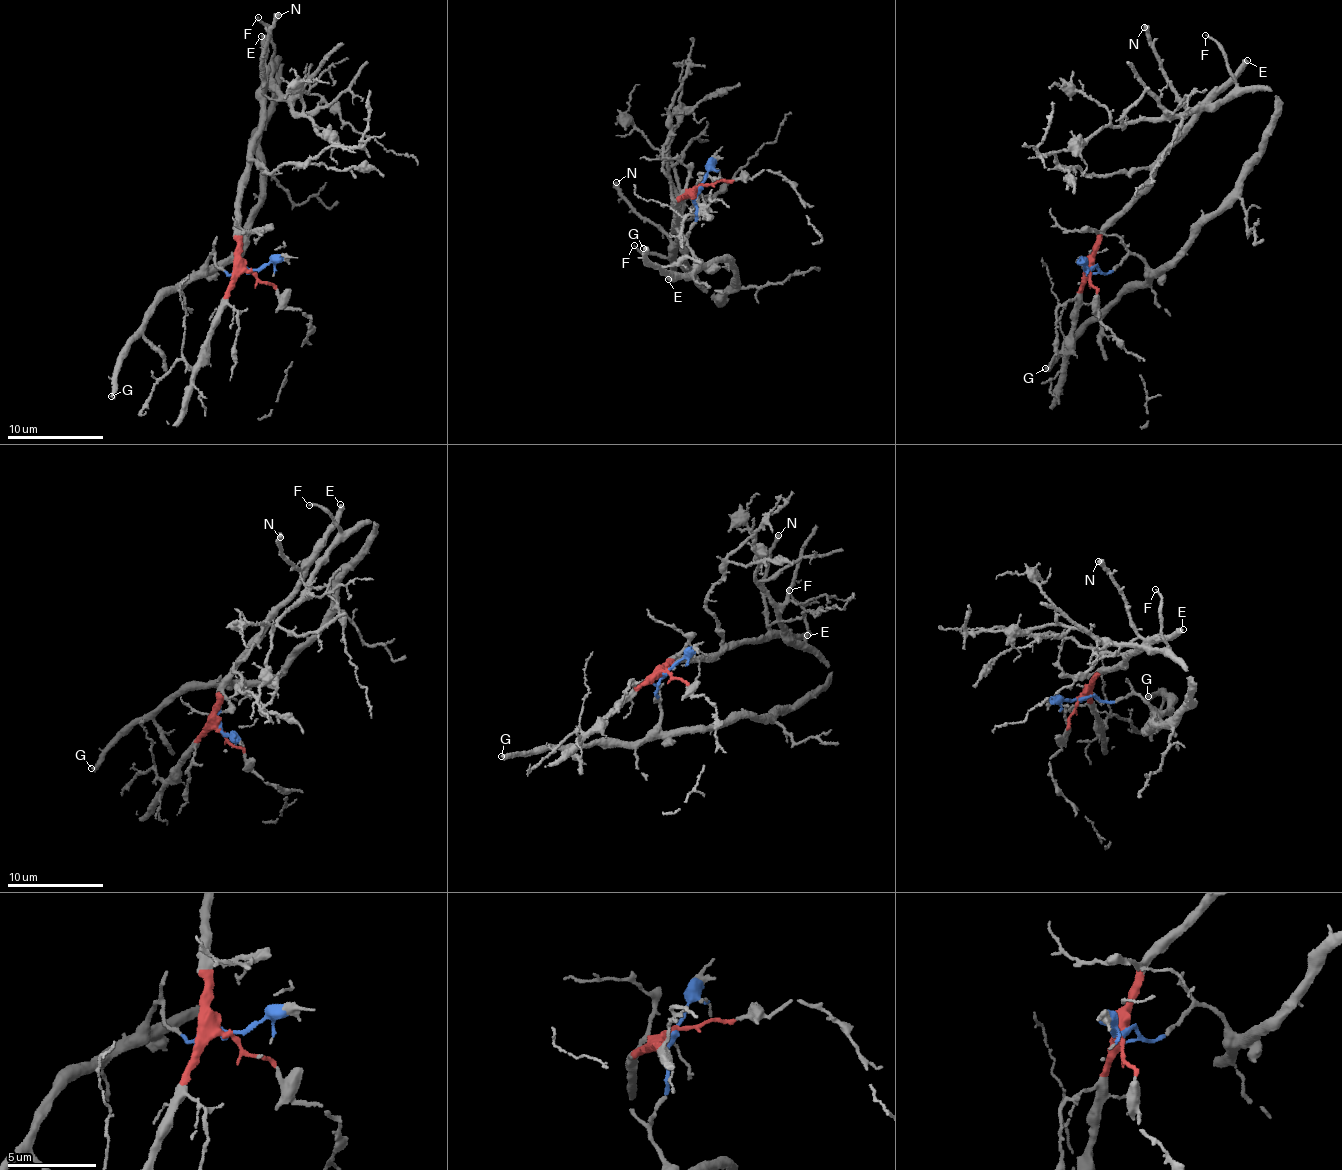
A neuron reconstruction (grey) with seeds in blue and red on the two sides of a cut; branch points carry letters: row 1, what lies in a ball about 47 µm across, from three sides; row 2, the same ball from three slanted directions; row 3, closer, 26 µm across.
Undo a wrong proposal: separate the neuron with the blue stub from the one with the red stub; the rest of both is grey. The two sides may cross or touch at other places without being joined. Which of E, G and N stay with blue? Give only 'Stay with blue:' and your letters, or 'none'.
Stay with blue: G

